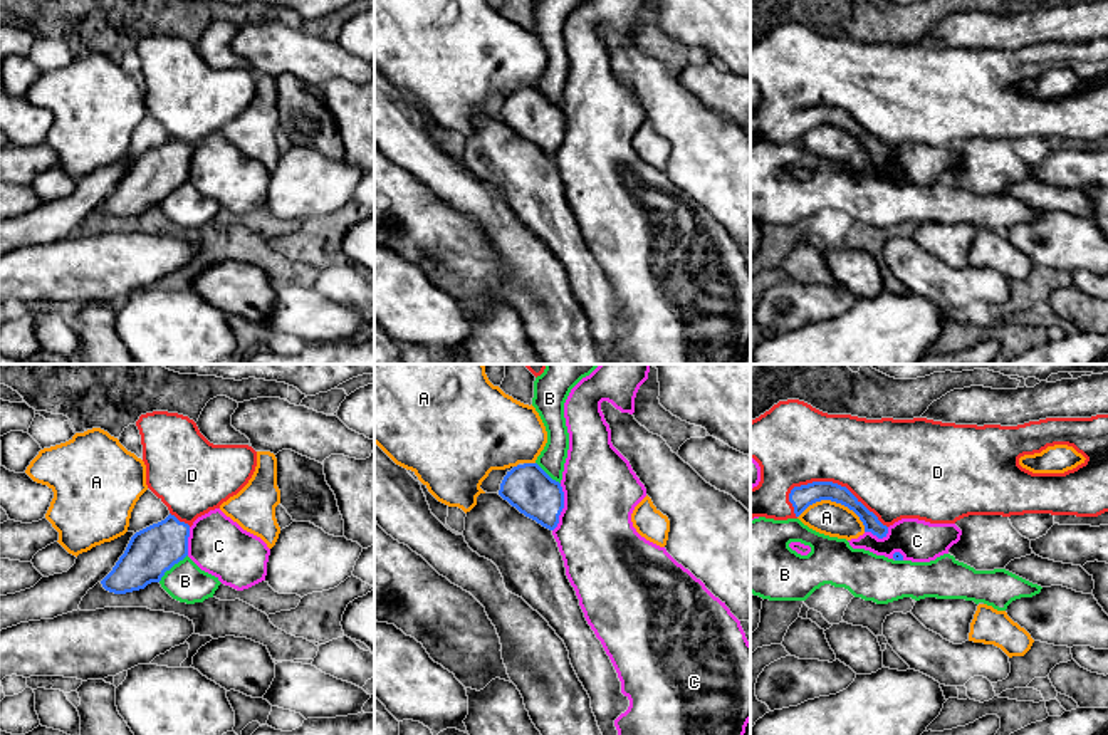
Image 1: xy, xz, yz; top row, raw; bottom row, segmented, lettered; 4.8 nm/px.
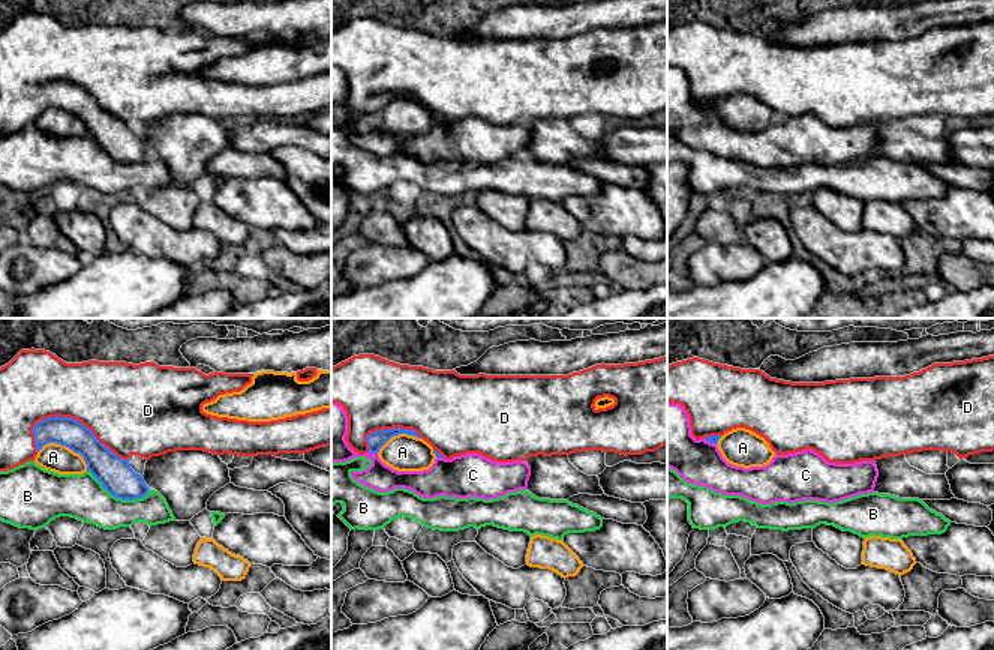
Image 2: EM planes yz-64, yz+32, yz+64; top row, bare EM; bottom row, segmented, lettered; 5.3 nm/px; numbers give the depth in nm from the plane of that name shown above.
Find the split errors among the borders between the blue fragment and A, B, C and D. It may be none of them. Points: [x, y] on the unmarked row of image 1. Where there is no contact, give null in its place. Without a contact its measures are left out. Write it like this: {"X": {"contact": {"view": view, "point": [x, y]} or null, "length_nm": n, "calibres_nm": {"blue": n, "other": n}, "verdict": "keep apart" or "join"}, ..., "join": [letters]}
{"A": {"contact": {"view": "yz", "point": [835, 125]}, "length_nm": 340, "calibres_nm": {"blue": 110, "other": 160}, "verdict": "keep apart"}, "B": {"contact": {"view": "xy", "point": [172, 190]}, "length_nm": 190, "calibres_nm": {"blue": 240, "other": 190}, "verdict": "keep apart"}, "C": {"contact": {"view": "xz", "point": [563, 131]}, "length_nm": 240, "calibres_nm": {"blue": 220, "other": 380}, "verdict": "keep apart"}, "D": {"contact": {"view": "yz", "point": [836, 108]}, "length_nm": 500, "calibres_nm": {"blue": 110, "other": 420}, "verdict": "join"}, "join": ["D"]}

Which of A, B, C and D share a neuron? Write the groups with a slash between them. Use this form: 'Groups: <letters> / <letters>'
Groups: A / B C / D

